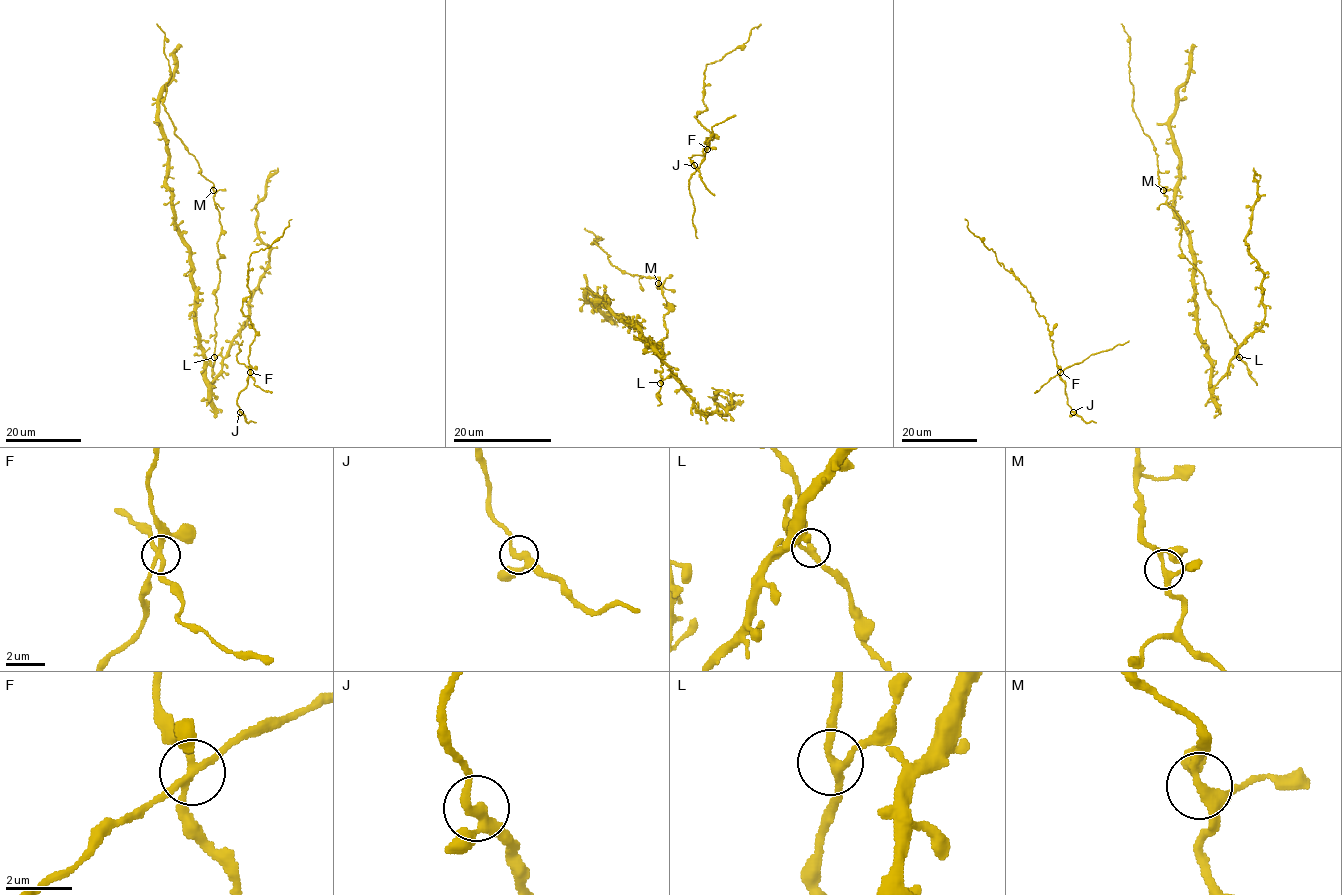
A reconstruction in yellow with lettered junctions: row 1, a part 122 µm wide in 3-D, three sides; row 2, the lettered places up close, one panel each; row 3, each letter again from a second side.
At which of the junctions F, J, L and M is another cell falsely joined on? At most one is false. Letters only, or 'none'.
F

